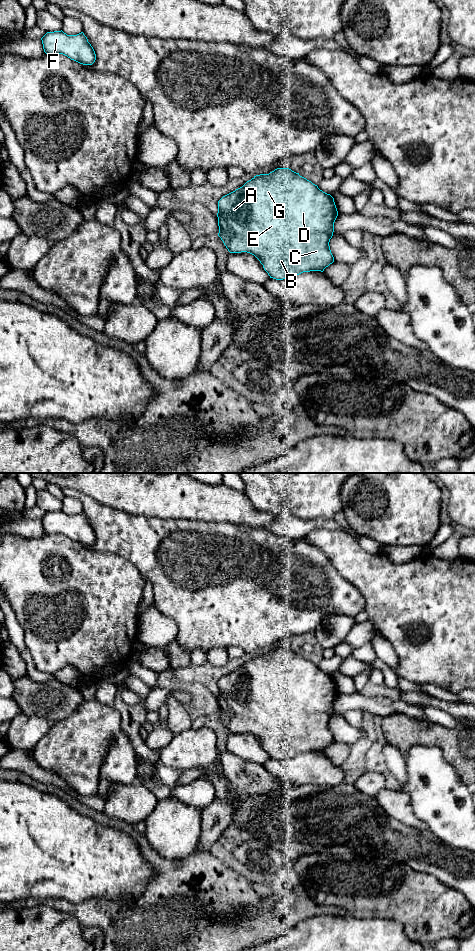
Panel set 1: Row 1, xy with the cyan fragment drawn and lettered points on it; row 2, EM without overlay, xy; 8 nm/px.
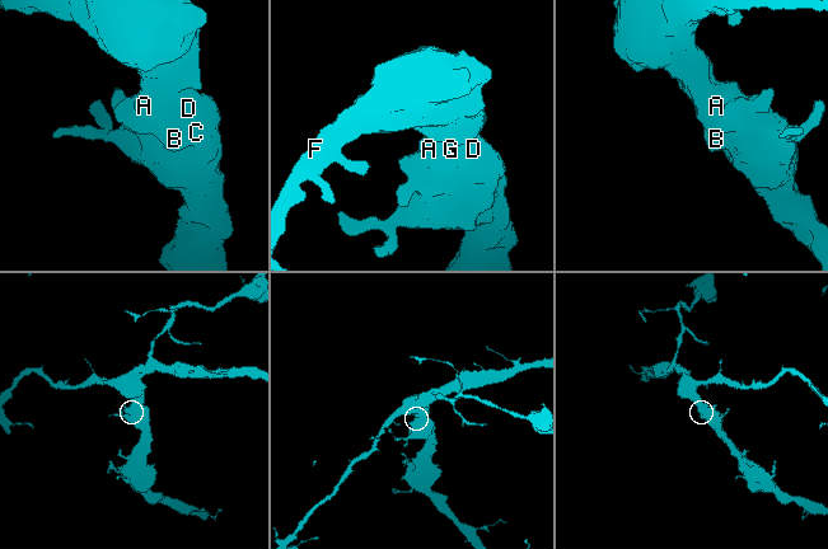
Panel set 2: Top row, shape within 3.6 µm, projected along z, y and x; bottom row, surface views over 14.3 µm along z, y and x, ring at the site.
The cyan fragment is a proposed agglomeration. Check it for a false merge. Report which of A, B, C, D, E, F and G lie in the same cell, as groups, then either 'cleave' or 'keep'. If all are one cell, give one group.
A B C D E F G | keep

